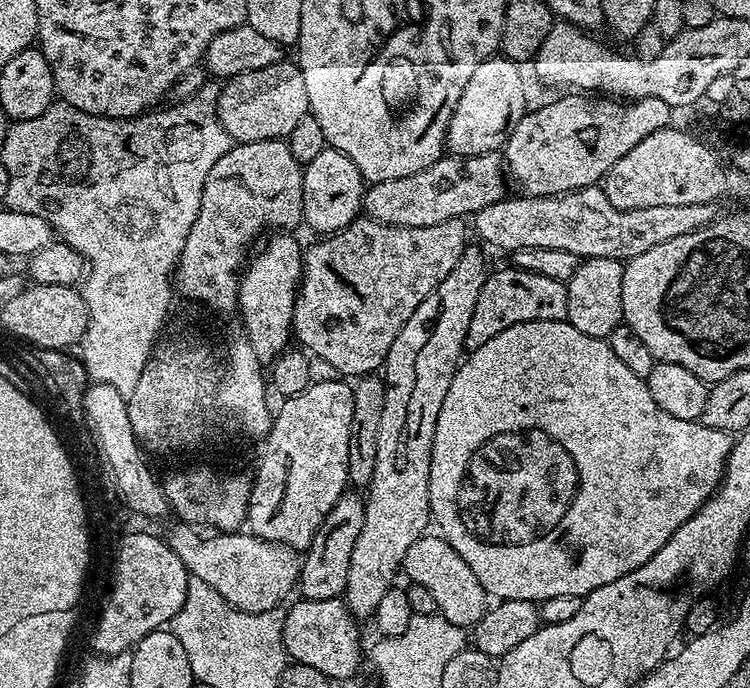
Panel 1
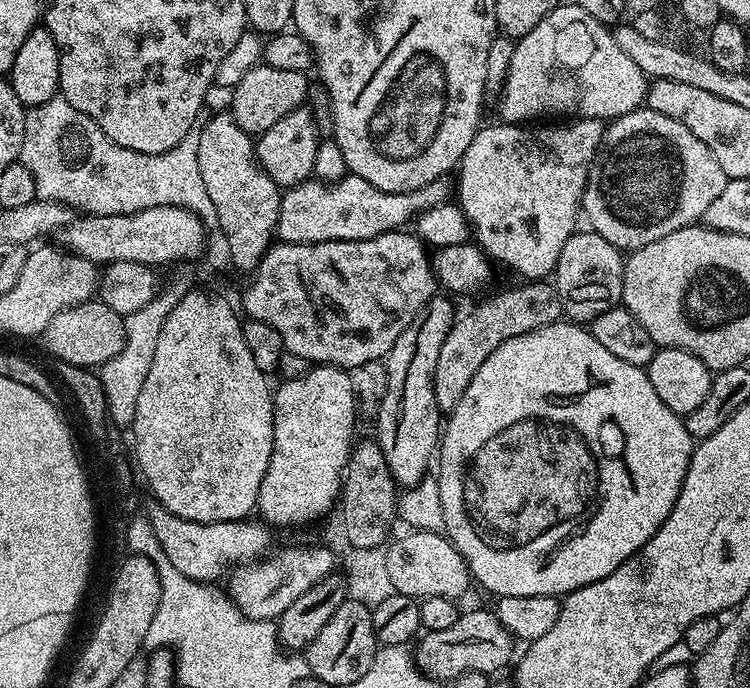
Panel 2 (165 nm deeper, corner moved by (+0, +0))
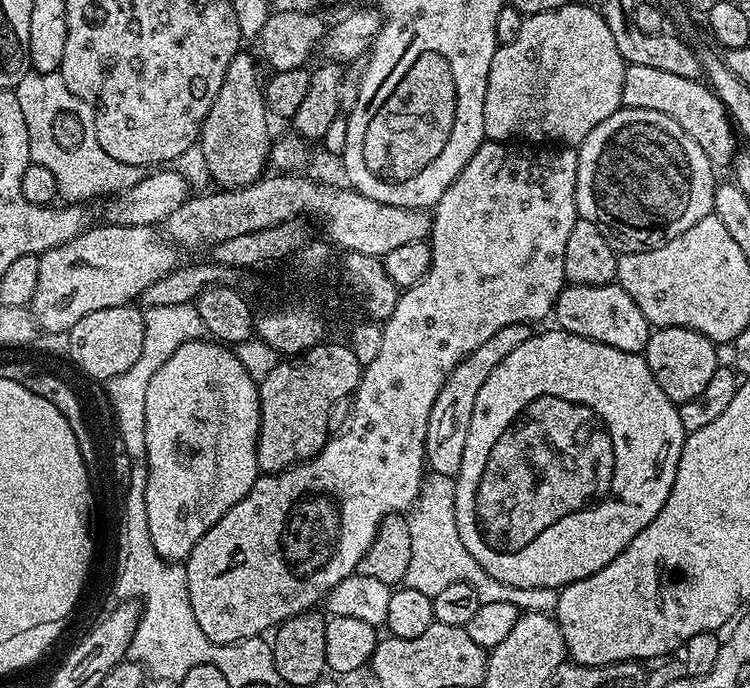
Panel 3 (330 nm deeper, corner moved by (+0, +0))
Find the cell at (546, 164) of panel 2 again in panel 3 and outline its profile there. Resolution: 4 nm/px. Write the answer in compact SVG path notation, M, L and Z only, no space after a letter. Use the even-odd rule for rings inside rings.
M485 142L480 149L466 162L462 174L450 182L446 194L436 203L432 212L432 265L428 273L414 286L401 291L398 302L394 306L394 314L383 321L381 327L382 346L378 354L369 364L363 365L360 384L350 397L352 413L348 416L348 425L340 433L333 435L324 443L323 450L316 456L299 464L294 464L283 472L261 475L254 482L250 494L242 498L215 524L190 550L184 564L186 582L189 583L190 604L193 606L195 621L198 622L202 634L215 644L236 644L239 640L248 640L252 636L263 637L271 633L283 620L289 620L303 612L315 609L316 603L327 597L328 591L342 578L353 575L359 569L366 550L370 550L370 542L378 534L378 526L390 515L404 514L416 503L420 493L420 484L426 475L426 426L430 422L430 410L434 410L434 398L438 398L438 390L446 382L446 378L458 366L465 356L470 355L486 338L498 334L502 326L515 324L531 325L532 320L544 320L553 315L556 299L564 287L564 255L566 254L566 238L570 238L570 230L574 230L574 222L578 218L576 210L576 175L578 174L577 149L572 146L521 146L516 142Z

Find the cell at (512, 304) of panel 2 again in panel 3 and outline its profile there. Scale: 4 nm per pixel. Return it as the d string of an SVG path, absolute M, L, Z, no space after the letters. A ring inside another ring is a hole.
M526 324L502 326L498 334L486 338L478 350L465 356L458 366L446 378L442 390L438 390L438 398L434 398L434 410L430 410L430 422L426 426L426 442L424 455L429 469L438 474L455 477L462 466L462 450L466 450L466 434L470 434L470 414L474 414L474 401L478 398L478 390L482 390L482 382L490 378L490 370L510 354L510 350L518 350L522 342L526 342L534 334Z

